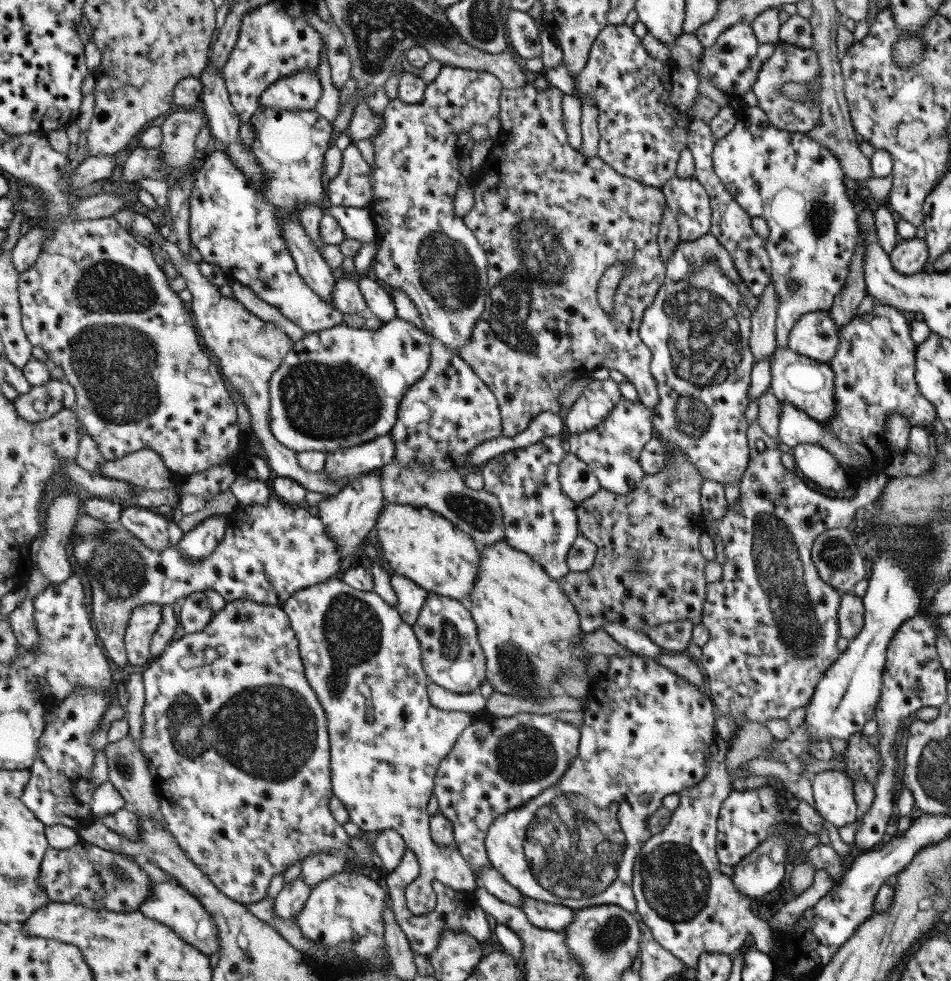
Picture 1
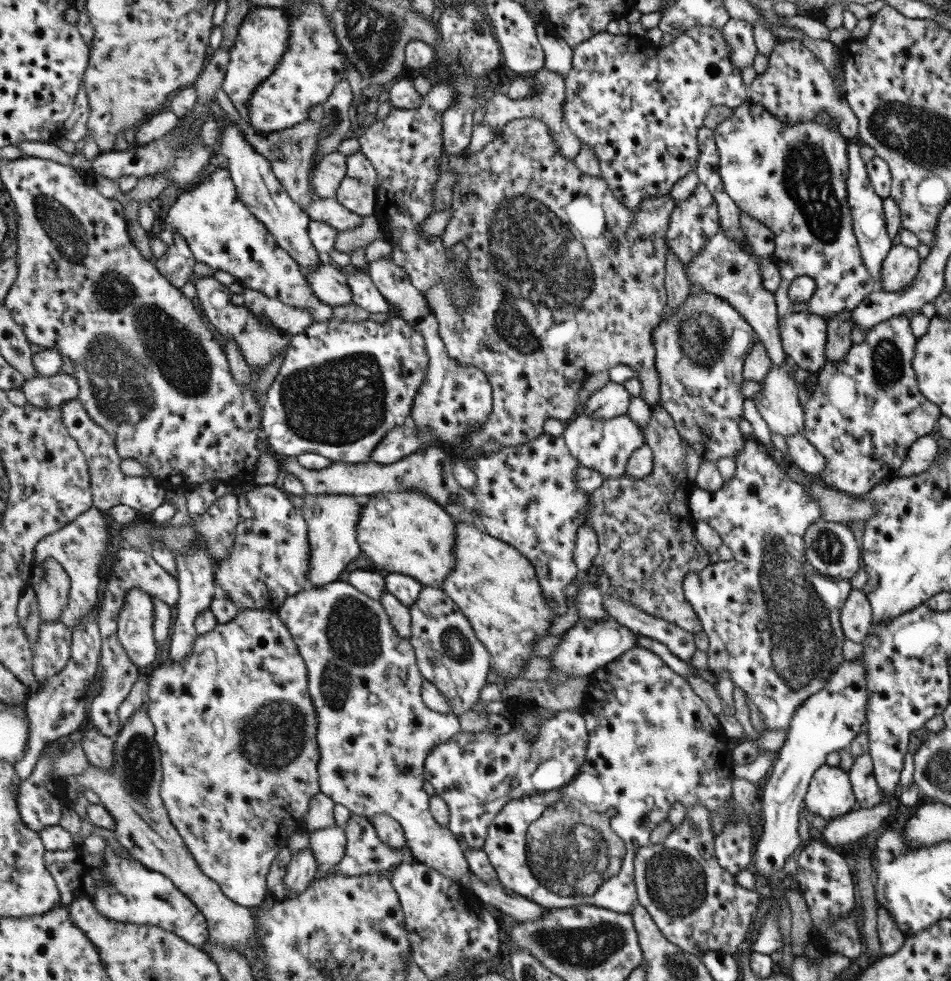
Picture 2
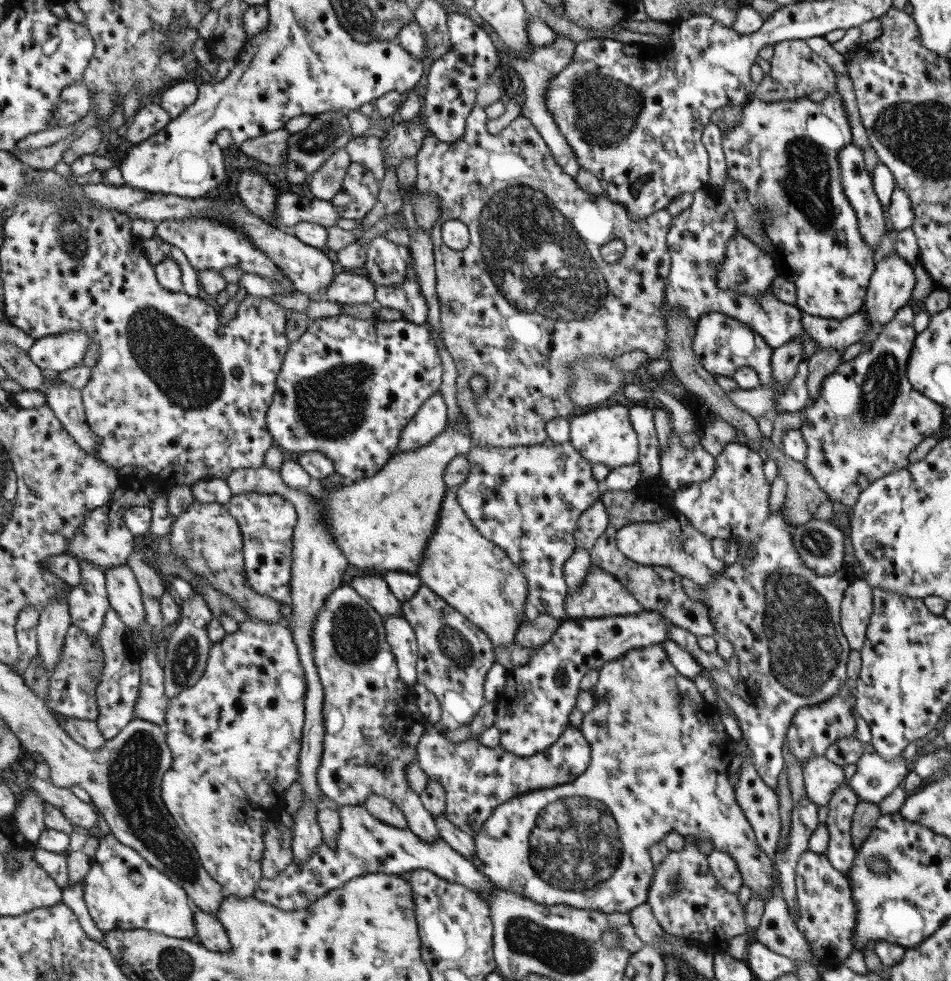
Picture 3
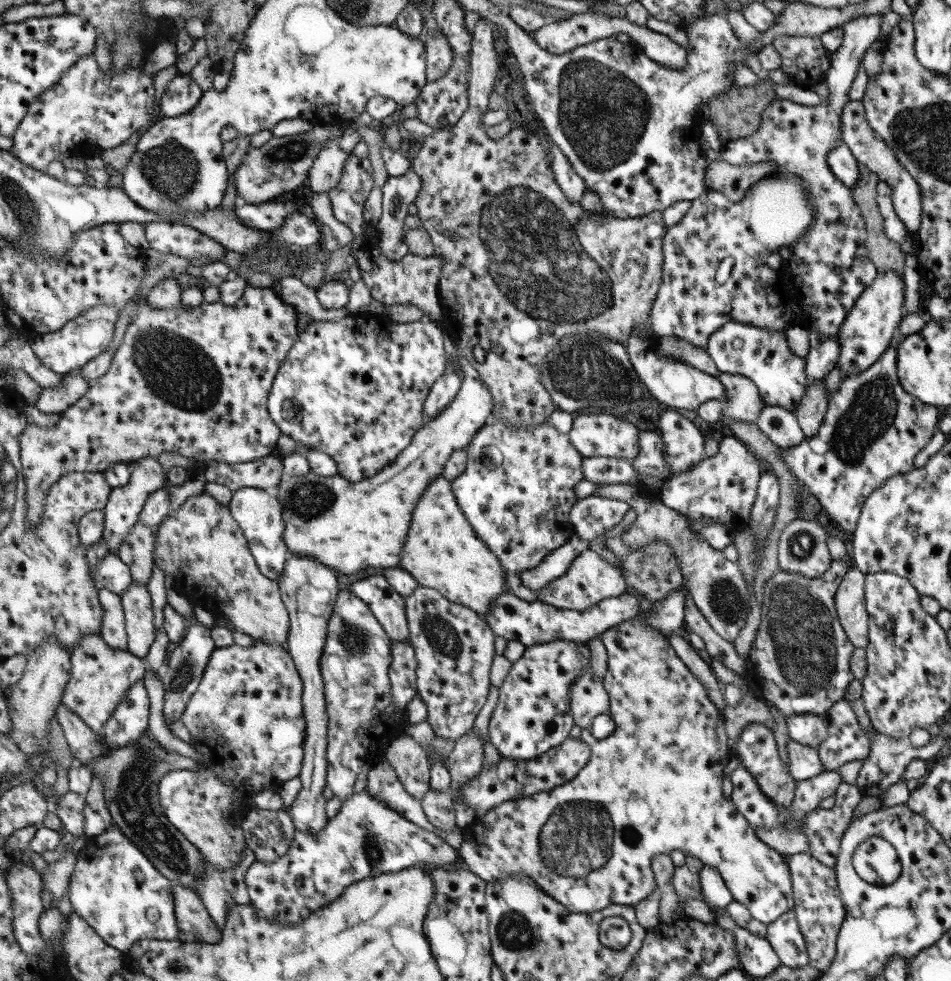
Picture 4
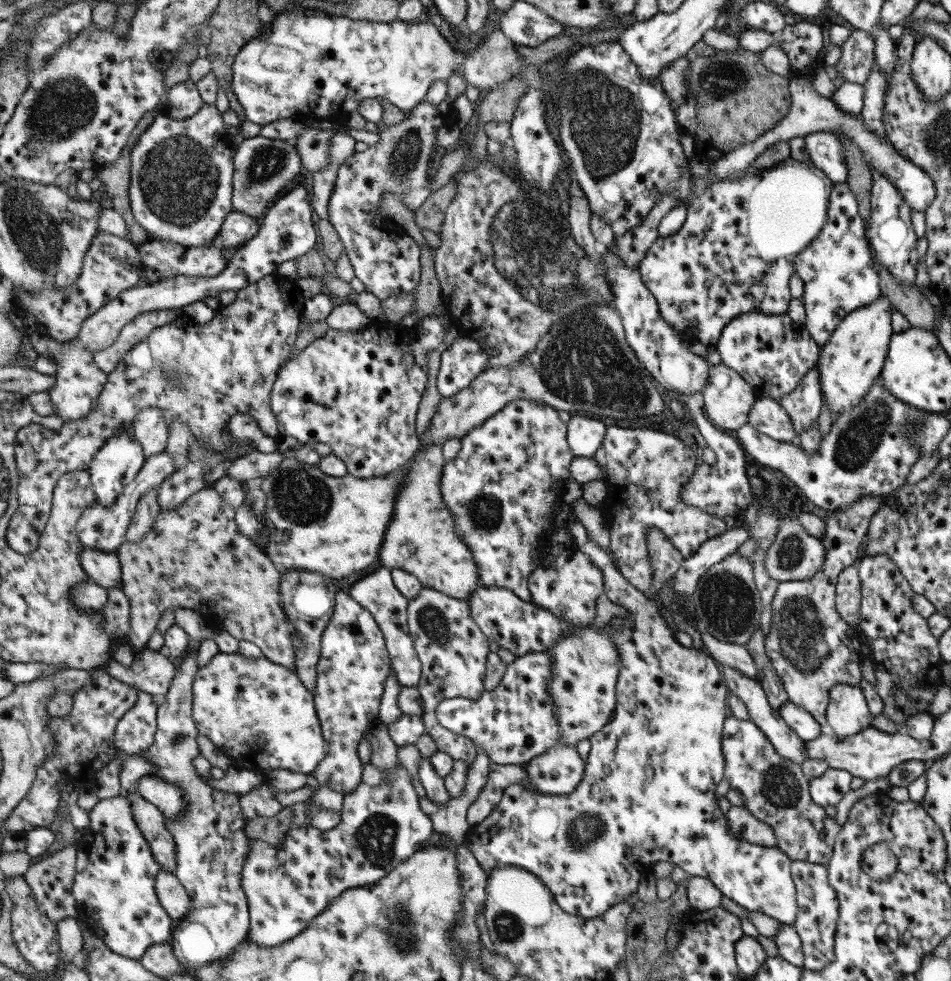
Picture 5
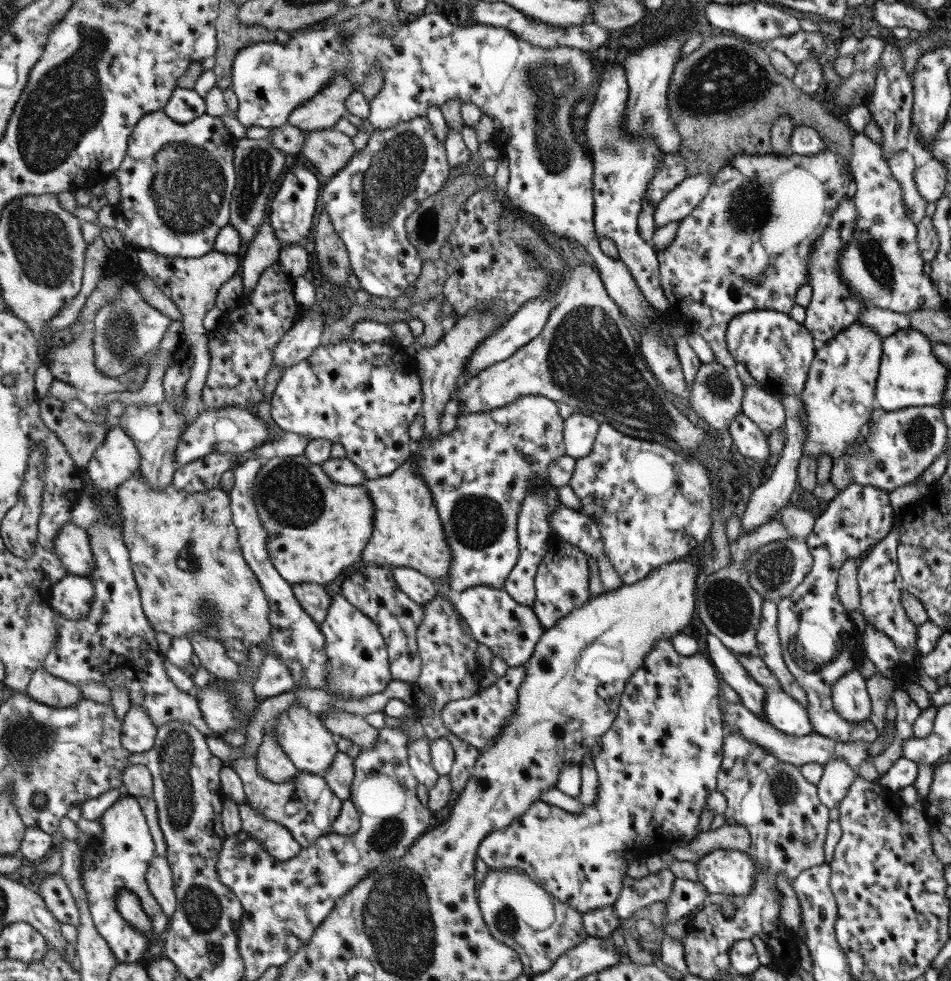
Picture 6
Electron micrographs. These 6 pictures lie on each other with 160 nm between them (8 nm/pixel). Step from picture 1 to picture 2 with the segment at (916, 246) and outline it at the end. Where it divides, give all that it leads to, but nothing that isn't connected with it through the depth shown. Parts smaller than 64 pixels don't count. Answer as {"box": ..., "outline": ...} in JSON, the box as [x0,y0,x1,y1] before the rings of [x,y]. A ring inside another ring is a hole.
{"box":[878,245,920,292],"outline":[[[893,245],[879,269],[878,287],[881,292],[899,292],[911,284],[920,267],[916,249]]]}

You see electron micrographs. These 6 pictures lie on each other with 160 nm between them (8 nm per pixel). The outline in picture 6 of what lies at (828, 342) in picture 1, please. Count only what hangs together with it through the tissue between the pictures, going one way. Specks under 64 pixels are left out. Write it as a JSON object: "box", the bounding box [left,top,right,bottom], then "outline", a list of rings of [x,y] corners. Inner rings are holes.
{"box":[654,146,852,370],"outline":[[[826,146],[815,156],[736,154],[714,174],[712,185],[700,204],[678,220],[673,240],[666,248],[654,248],[659,285],[669,305],[668,312],[677,313],[688,332],[701,336],[713,351],[714,362],[728,370],[736,364],[727,352],[724,336],[727,324],[735,315],[759,310],[783,314],[791,311],[797,290],[809,284],[807,262],[815,238],[829,224],[838,202],[851,195],[852,187],[846,164]]]}

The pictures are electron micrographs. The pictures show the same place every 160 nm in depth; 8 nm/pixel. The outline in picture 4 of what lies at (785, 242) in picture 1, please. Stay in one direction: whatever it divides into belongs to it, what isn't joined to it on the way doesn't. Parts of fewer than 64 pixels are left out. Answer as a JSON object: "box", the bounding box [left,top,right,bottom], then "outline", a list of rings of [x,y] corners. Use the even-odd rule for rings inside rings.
{"box":[720,6,891,338],"outline":[[[888,6],[879,14],[857,18],[843,26],[842,41],[839,47],[831,52],[829,67],[823,78],[828,88],[826,103],[815,106],[803,106],[802,104],[792,103],[790,100],[775,99],[773,103],[769,103],[762,110],[758,129],[753,134],[721,144],[720,159],[729,165],[739,166],[772,160],[775,164],[774,170],[767,173],[765,177],[775,175],[775,173],[795,174],[802,180],[808,198],[812,200],[810,202],[811,206],[813,206],[812,223],[799,236],[799,240],[795,240],[795,244],[789,244],[787,248],[779,247],[776,252],[780,254],[781,259],[789,267],[791,285],[799,294],[799,302],[802,309],[800,322],[813,330],[817,336],[821,336],[821,338],[833,338],[833,336],[837,335],[839,326],[845,321],[845,317],[851,311],[855,300],[858,300],[861,292],[866,290],[867,286],[875,280],[877,274],[874,265],[868,257],[867,247],[864,244],[866,232],[860,210],[852,199],[851,191],[832,175],[826,163],[826,156],[828,150],[842,143],[840,114],[845,103],[848,101],[846,99],[847,91],[856,69],[859,68],[859,62],[863,60],[865,49],[873,41],[877,40],[879,18],[889,11],[891,10]]]}

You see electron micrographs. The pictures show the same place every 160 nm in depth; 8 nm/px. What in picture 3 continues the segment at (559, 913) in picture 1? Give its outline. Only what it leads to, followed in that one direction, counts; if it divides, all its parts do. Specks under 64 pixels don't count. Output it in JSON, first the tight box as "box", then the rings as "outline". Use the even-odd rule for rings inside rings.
{"box":[255,805,497,911],"outline":[[[364,805],[339,808],[342,829],[332,844],[323,842],[308,860],[294,860],[281,874],[259,882],[255,898],[274,904],[286,911],[303,910],[323,898],[327,893],[345,887],[347,882],[371,873],[408,875],[412,871],[427,869],[437,876],[459,883],[474,892],[491,895],[497,890],[491,880],[473,864],[472,859],[453,848],[445,839],[426,842],[411,829],[395,828],[373,817]]]}

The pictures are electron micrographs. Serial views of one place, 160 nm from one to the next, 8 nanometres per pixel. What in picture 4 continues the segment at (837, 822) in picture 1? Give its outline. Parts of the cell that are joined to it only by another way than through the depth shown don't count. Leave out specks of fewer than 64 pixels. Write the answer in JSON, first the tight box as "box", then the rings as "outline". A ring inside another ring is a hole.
{"box":[785,740,824,782],"outline":[[[789,740],[785,750],[789,760],[789,776],[795,782],[815,777],[824,772],[816,748],[799,745],[797,742]]]}

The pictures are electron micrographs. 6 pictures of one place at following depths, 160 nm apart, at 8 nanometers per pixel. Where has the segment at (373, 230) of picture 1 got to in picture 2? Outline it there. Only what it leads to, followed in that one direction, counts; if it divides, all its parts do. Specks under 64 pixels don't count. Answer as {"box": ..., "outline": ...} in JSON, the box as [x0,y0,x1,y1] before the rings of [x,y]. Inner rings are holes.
{"box":[303,198,364,231],"outline":[[[315,198],[312,204],[303,210],[311,220],[326,222],[338,231],[355,230],[364,221],[364,217],[345,208],[337,198]]]}

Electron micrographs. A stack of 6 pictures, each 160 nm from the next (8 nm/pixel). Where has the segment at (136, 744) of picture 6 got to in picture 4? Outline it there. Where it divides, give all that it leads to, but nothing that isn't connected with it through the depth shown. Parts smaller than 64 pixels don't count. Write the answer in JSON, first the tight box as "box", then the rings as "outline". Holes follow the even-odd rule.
{"box":[104,679,150,749],"outline":[[[143,679],[131,686],[126,699],[118,704],[105,726],[104,740],[108,749],[137,744],[150,728],[150,696]]]}

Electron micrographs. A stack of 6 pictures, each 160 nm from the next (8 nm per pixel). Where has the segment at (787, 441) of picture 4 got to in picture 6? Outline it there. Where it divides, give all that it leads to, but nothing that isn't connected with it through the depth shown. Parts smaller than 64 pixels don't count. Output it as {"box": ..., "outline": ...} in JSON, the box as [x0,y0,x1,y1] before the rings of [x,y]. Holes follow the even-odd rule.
{"box":[741,385,784,433],"outline":[[[751,385],[744,386],[741,413],[764,433],[773,432],[776,428],[782,427],[784,412],[781,403],[765,389],[757,389]]]}

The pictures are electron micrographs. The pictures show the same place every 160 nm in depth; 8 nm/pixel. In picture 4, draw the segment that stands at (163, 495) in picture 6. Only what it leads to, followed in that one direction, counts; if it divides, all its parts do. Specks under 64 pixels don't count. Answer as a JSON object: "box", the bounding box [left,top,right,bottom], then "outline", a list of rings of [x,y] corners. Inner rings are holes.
{"box":[121,493,290,659],"outline":[[[207,493],[197,497],[193,495],[186,499],[177,513],[165,518],[160,527],[155,544],[155,565],[159,565],[167,576],[173,578],[173,588],[187,596],[195,606],[201,605],[213,614],[228,616],[235,625],[233,630],[243,632],[253,640],[275,643],[287,648],[290,612],[287,610],[286,601],[282,599],[280,582],[271,580],[262,573],[254,553],[251,552],[250,541],[227,505]],[[136,582],[121,594],[126,612],[128,648],[135,656],[144,659],[156,639],[154,625],[154,599],[147,582]]]}

